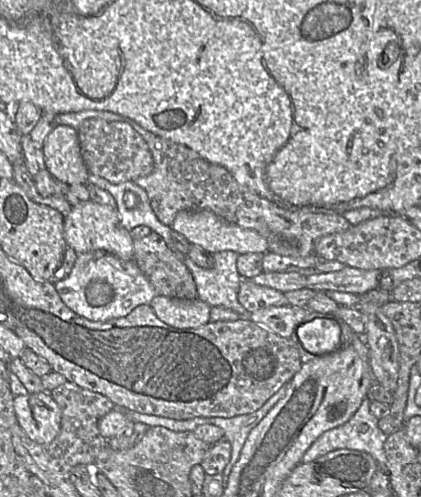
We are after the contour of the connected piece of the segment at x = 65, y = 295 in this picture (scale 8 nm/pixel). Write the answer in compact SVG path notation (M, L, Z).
M92 251L77 255L71 272L64 280L54 283L63 303L77 315L91 321L106 321L128 315L139 305L149 305L157 296L156 291L134 260L122 261L104 251Z

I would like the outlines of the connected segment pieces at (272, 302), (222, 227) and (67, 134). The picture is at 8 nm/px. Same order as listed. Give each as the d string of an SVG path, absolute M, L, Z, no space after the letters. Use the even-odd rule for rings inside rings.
M251 279L241 280L238 301L249 313L270 306L287 305L284 293L267 286L258 285Z
M181 210L170 227L182 234L189 243L198 245L209 254L225 250L232 250L238 254L268 251L266 239L257 231L228 222L210 210Z
M57 125L42 144L44 168L68 186L85 184L89 172L83 161L77 129Z

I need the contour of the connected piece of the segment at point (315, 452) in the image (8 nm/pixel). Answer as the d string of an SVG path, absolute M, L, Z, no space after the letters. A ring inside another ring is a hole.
M365 398L355 414L345 424L324 432L303 455L301 463L307 464L337 449L351 449L370 454L381 469L386 468L384 451L386 435L379 427L378 420L370 411L370 400Z

